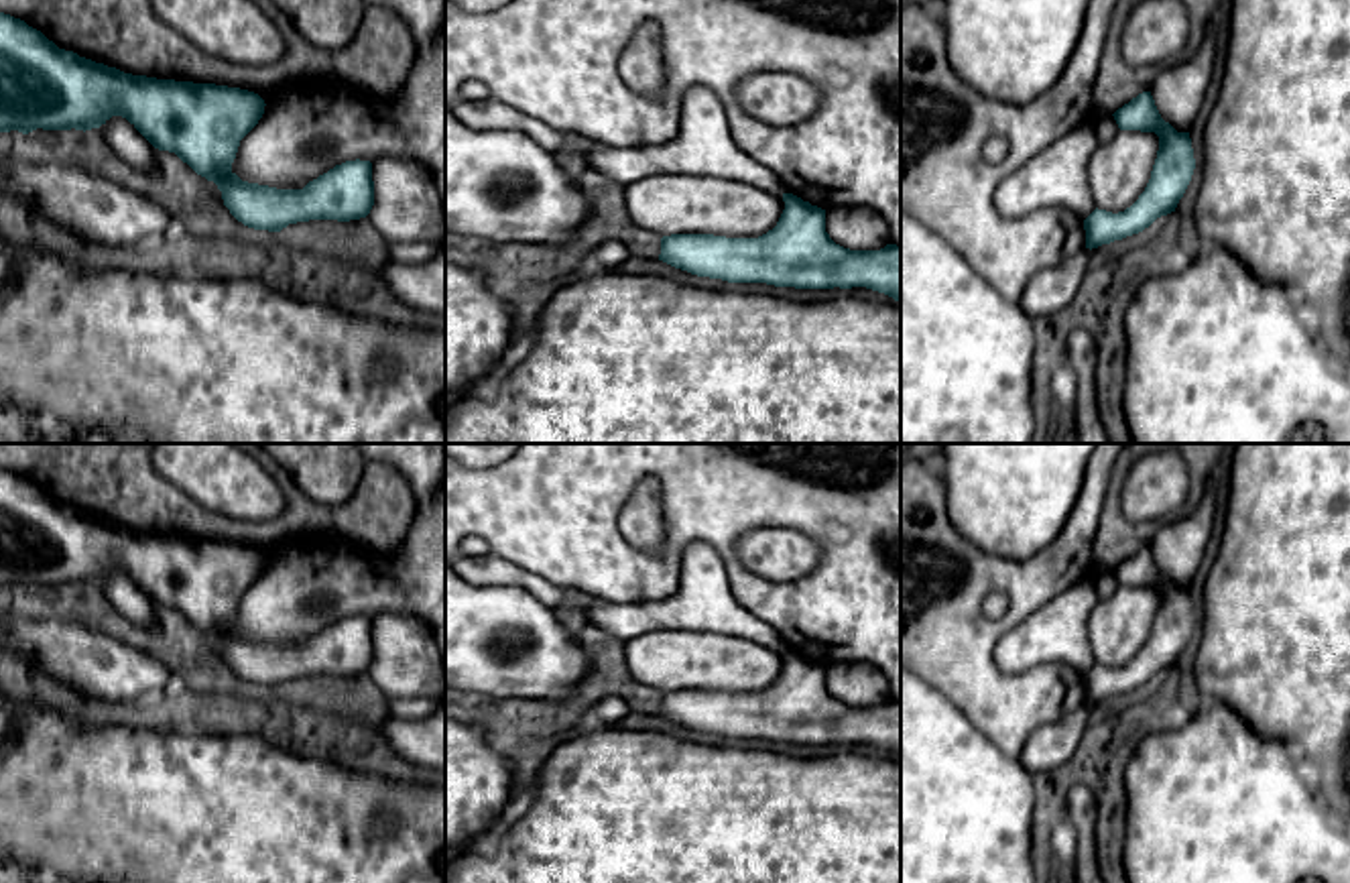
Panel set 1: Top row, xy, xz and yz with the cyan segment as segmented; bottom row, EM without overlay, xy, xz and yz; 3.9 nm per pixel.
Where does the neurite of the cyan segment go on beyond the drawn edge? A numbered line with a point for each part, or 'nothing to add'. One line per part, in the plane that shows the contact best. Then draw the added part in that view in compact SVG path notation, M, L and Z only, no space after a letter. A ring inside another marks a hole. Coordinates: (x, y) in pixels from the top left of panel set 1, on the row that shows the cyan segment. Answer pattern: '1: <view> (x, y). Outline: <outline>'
nothing to add

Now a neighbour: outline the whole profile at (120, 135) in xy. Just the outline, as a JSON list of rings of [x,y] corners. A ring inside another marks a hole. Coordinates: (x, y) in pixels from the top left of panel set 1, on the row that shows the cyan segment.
[[[112,116],[100,128],[112,151],[130,167],[155,171],[155,146],[122,116]]]

